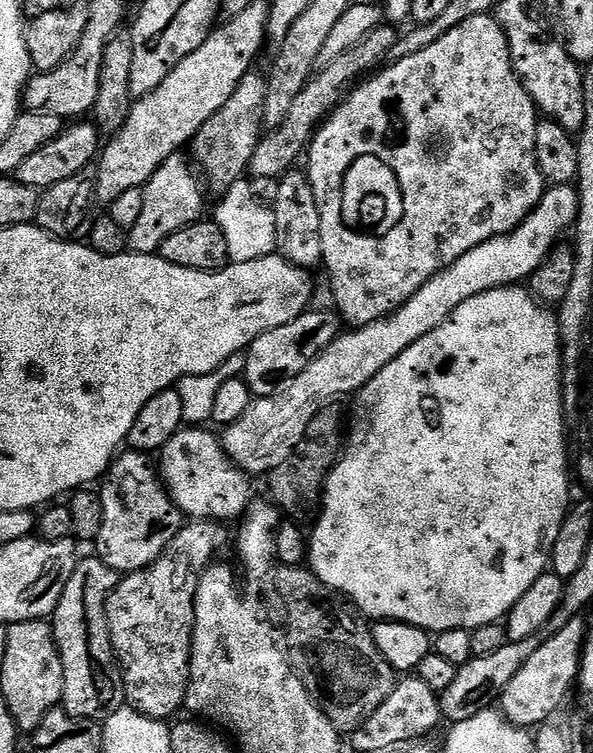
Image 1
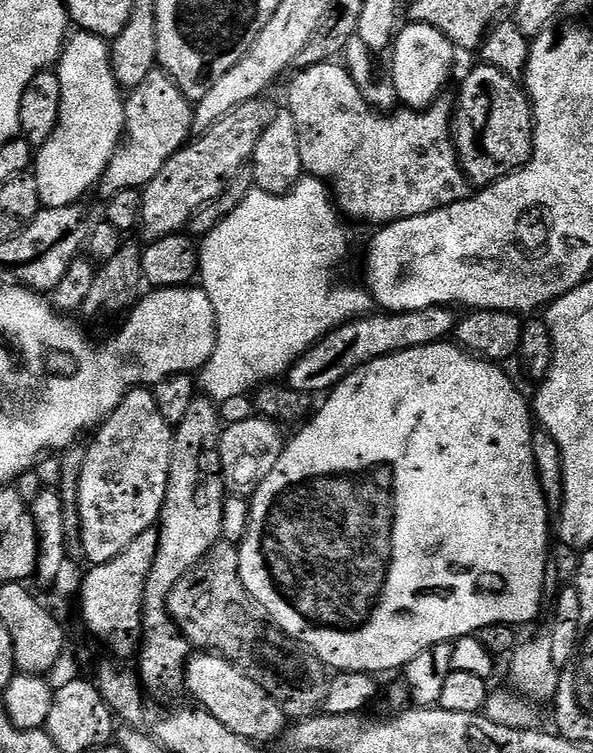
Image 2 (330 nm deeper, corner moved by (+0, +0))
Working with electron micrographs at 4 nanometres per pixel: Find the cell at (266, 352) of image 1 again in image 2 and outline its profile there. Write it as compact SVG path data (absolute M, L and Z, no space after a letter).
M441 306L414 310L399 314L365 314L347 320L337 328L331 328L317 344L305 350L301 356L292 363L286 373L288 387L309 394L327 393L336 387L341 380L345 380L356 368L388 356L391 352L401 352L417 348L423 344L435 344L443 341L444 336L453 331L458 319L457 313L451 307Z

